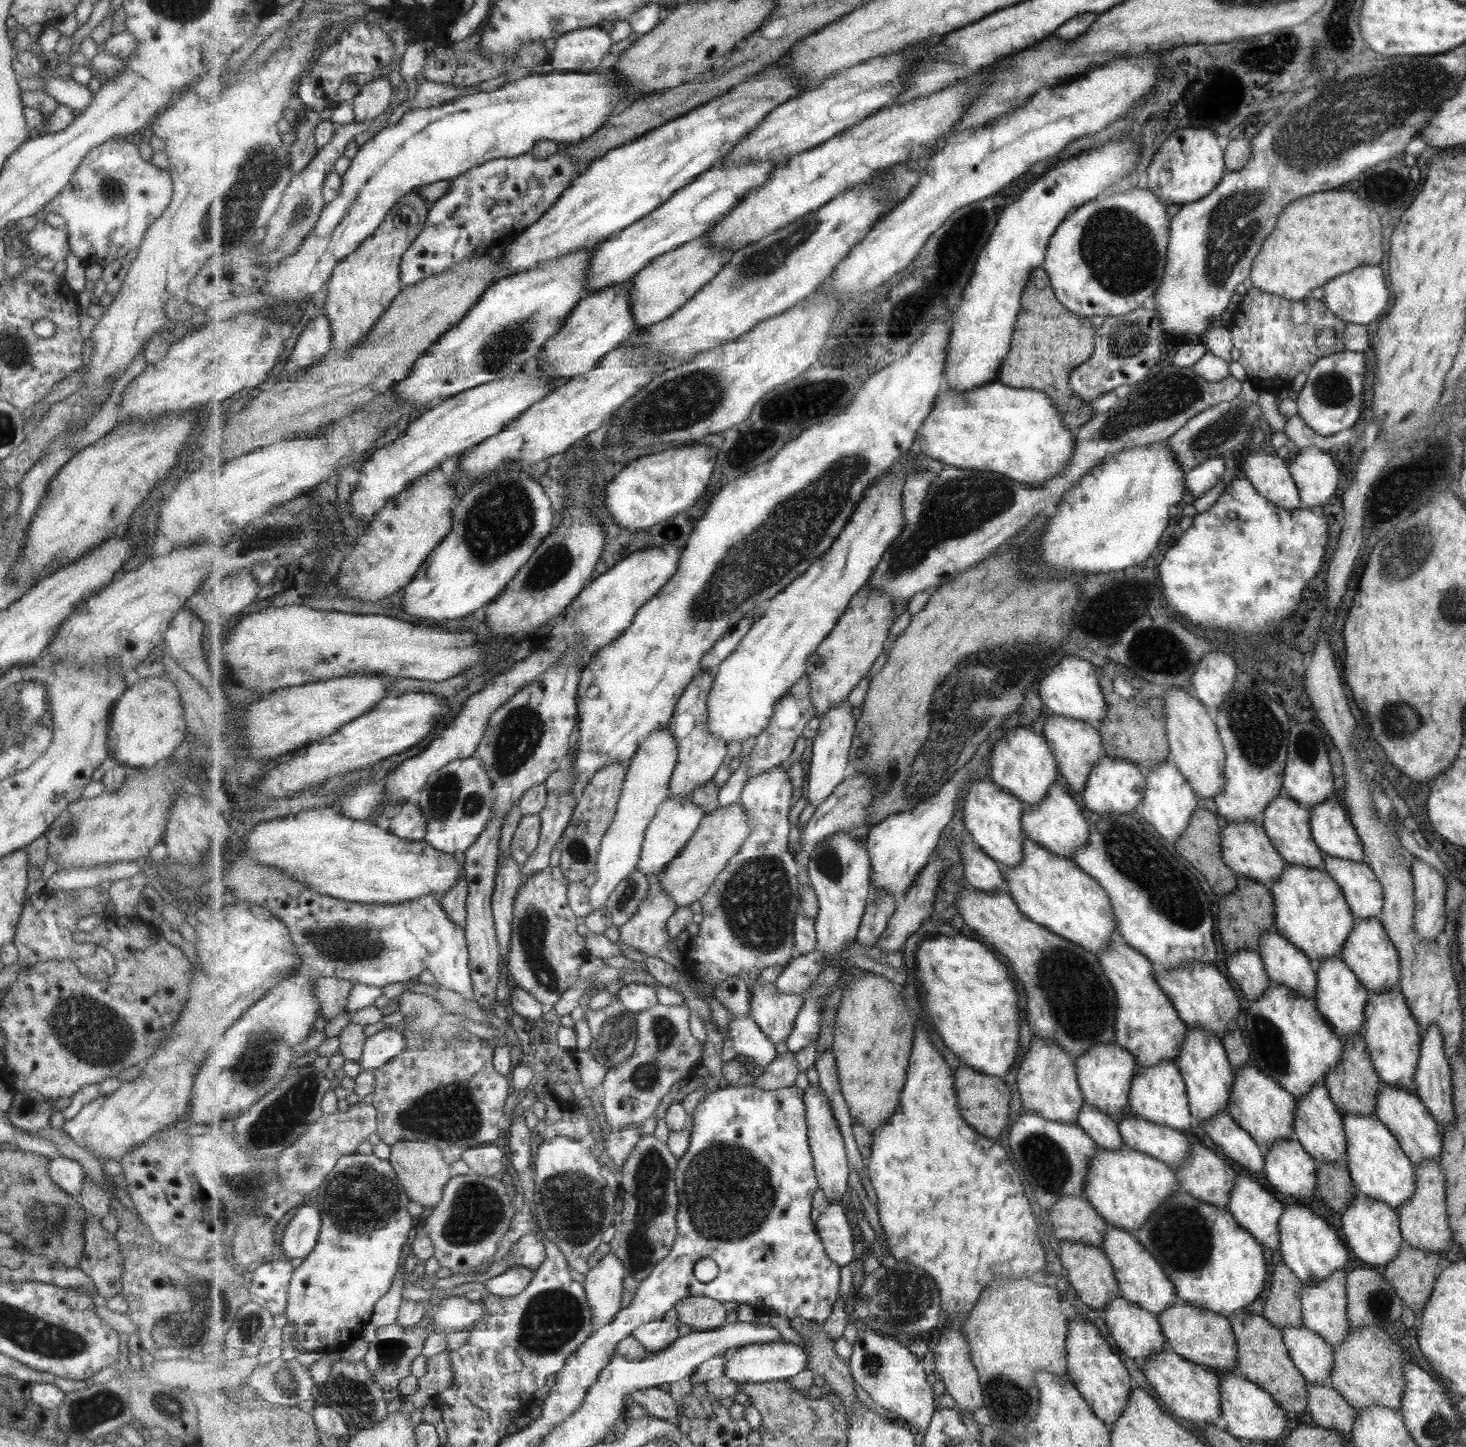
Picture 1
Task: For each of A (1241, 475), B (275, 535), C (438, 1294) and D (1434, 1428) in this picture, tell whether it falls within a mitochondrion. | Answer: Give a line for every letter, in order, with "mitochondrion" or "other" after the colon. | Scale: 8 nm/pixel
A: other
B: mitochondrion
C: other
D: mitochondrion

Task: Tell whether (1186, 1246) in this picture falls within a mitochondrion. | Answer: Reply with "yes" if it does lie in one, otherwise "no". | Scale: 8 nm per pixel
yes

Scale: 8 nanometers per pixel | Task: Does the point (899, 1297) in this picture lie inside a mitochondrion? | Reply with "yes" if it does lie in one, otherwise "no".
yes

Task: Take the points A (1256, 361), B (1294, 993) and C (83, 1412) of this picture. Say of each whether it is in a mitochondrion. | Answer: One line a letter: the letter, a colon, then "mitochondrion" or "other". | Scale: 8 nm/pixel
A: other
B: other
C: mitochondrion

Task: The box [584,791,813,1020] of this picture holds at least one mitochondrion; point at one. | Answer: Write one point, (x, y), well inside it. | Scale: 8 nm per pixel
(756, 900)

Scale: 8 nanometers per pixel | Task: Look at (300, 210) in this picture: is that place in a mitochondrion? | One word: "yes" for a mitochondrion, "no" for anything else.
yes

